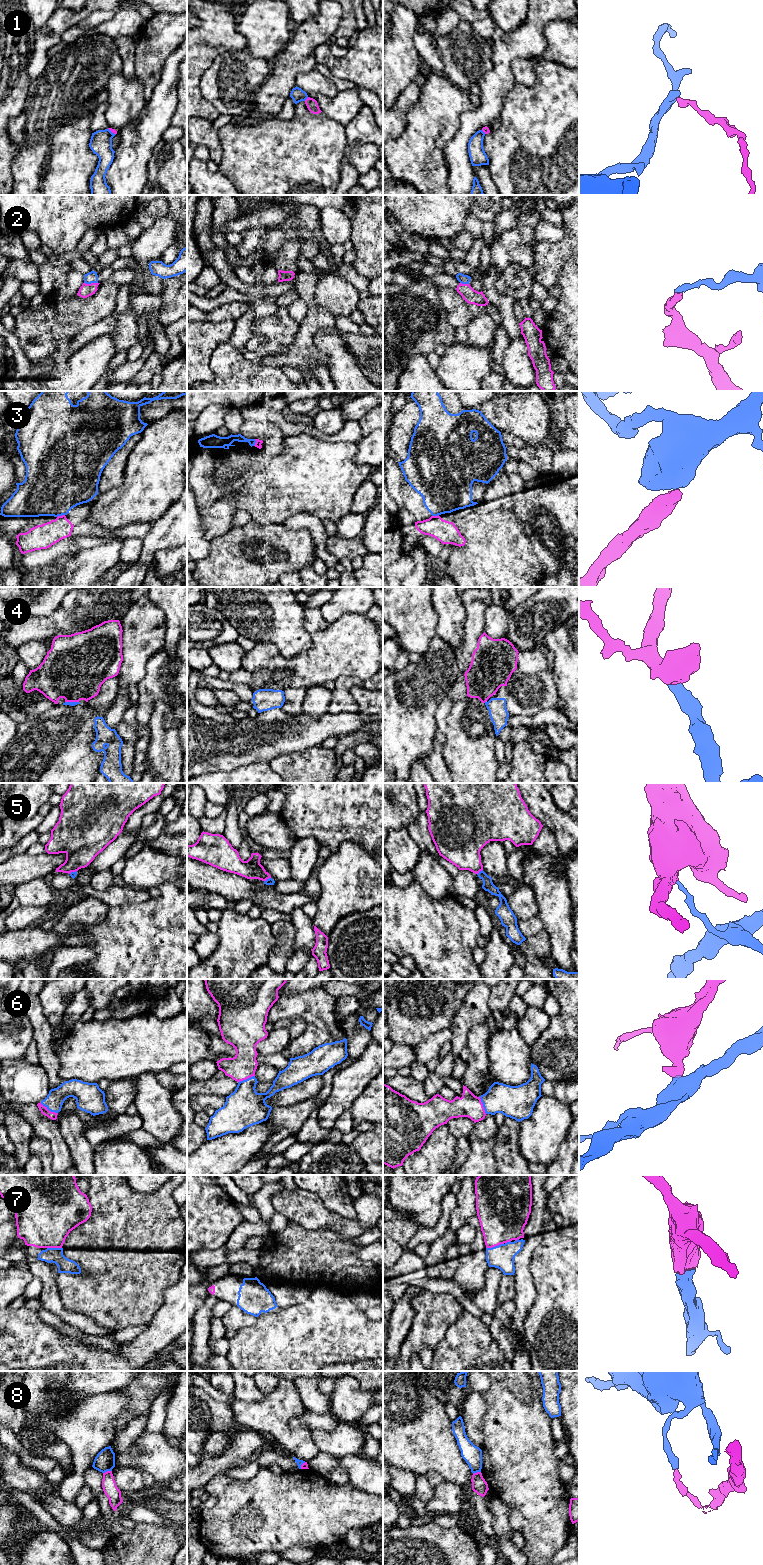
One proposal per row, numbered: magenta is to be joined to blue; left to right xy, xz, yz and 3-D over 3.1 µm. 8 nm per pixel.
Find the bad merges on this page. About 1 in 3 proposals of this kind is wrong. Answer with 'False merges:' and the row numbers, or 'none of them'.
False merges: 1, 2, 3, 5, 8

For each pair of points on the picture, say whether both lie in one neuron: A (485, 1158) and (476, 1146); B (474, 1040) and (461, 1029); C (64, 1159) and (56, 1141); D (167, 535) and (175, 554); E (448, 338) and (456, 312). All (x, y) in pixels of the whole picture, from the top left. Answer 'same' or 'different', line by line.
A: same
B: different
C: same
D: different
E: different

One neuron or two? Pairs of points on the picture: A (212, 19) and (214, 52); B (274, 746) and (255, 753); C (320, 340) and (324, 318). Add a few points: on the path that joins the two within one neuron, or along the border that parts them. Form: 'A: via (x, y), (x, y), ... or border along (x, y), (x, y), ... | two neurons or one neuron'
A: border along (197, 44), (223, 46), (226, 49) | two neurons
B: via (269, 746), (262, 746), (260, 748) | one neuron
C: border along (336, 328), (315, 334), (313, 344), (320, 352) | two neurons

